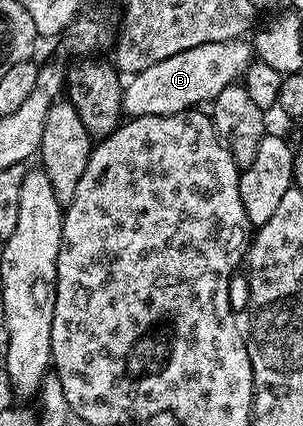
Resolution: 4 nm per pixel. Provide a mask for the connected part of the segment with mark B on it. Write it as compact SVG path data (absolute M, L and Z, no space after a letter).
M244 37L214 41L186 49L186 53L174 53L174 57L166 57L166 61L158 61L158 65L150 65L150 69L142 69L127 80L123 88L123 114L128 117L173 115L211 104L218 93L222 93L222 89L243 80L253 61L253 44Z

